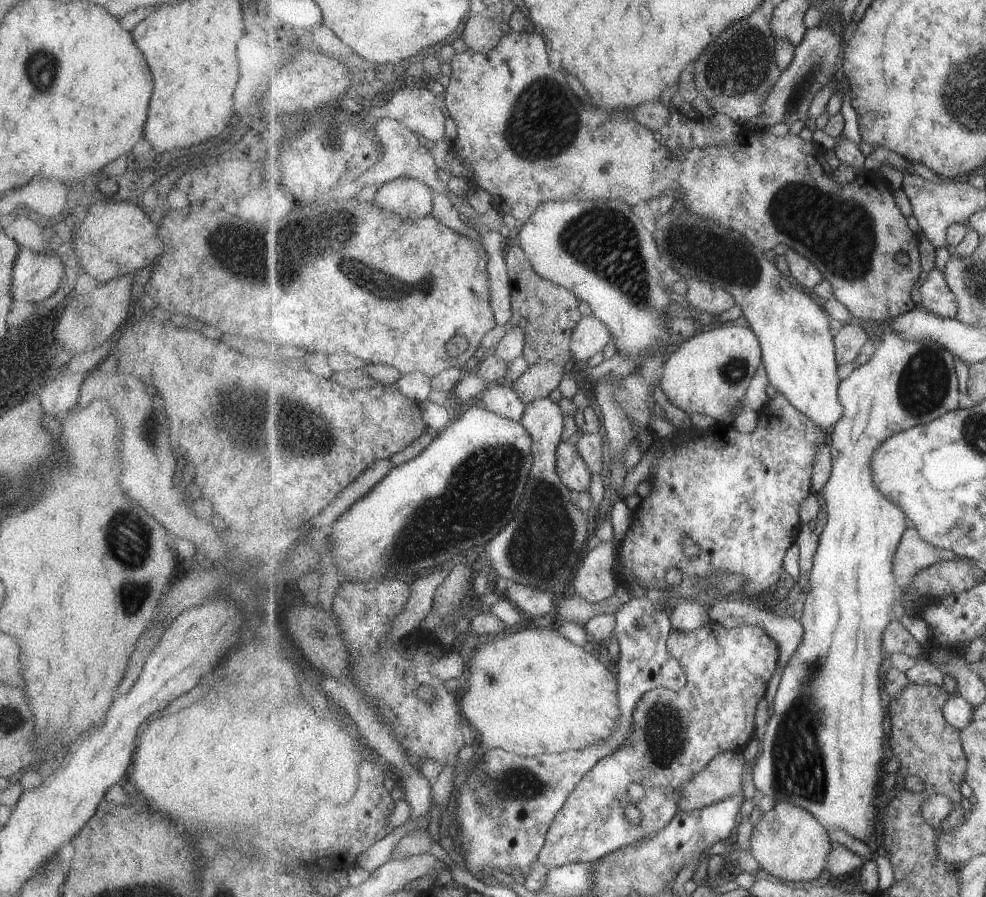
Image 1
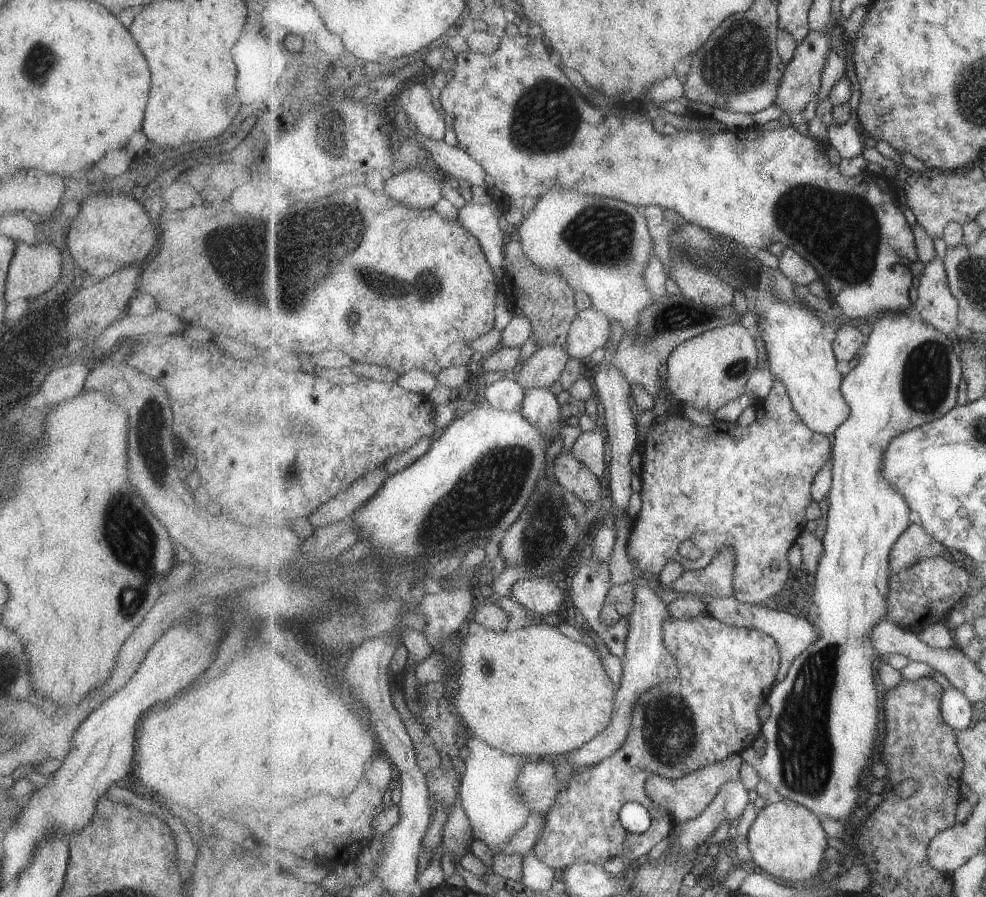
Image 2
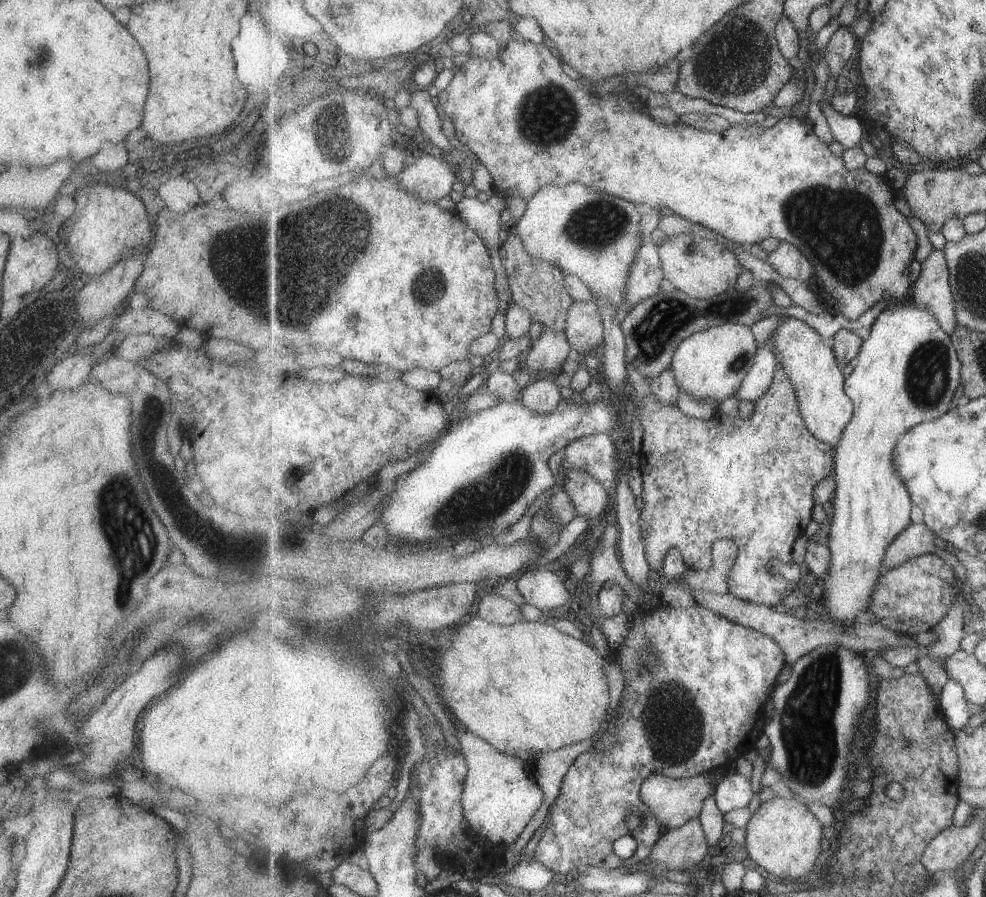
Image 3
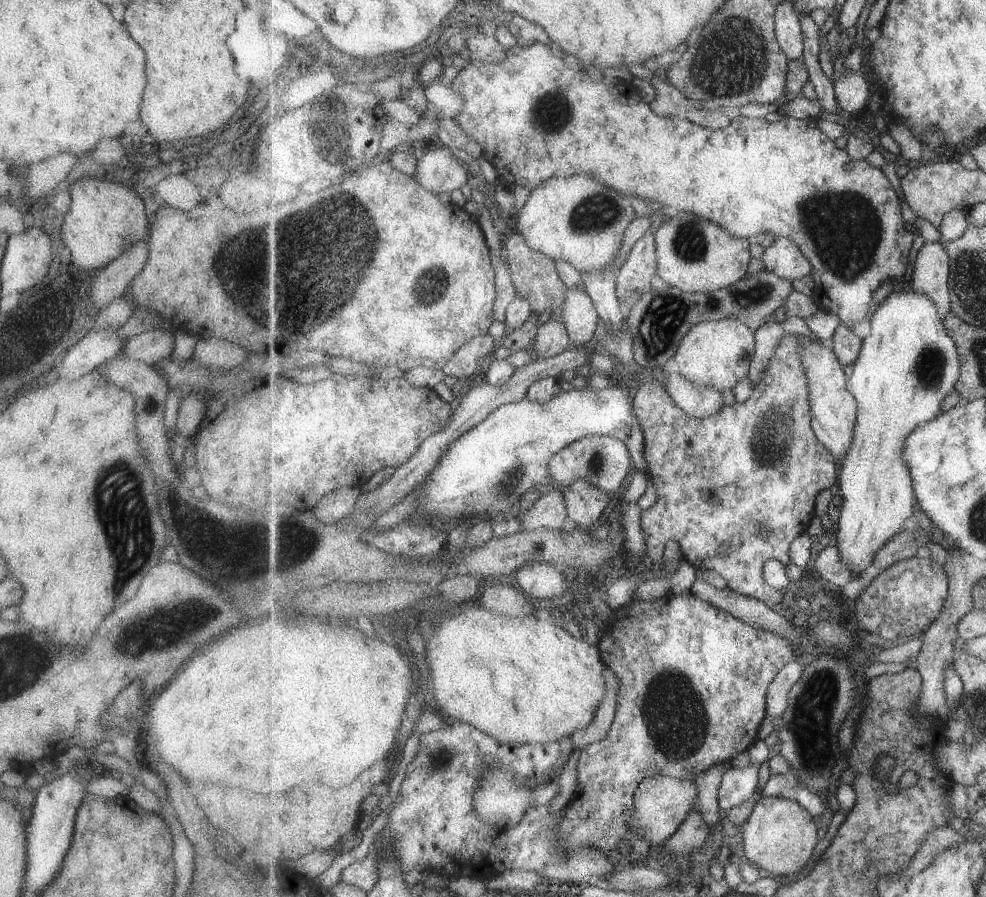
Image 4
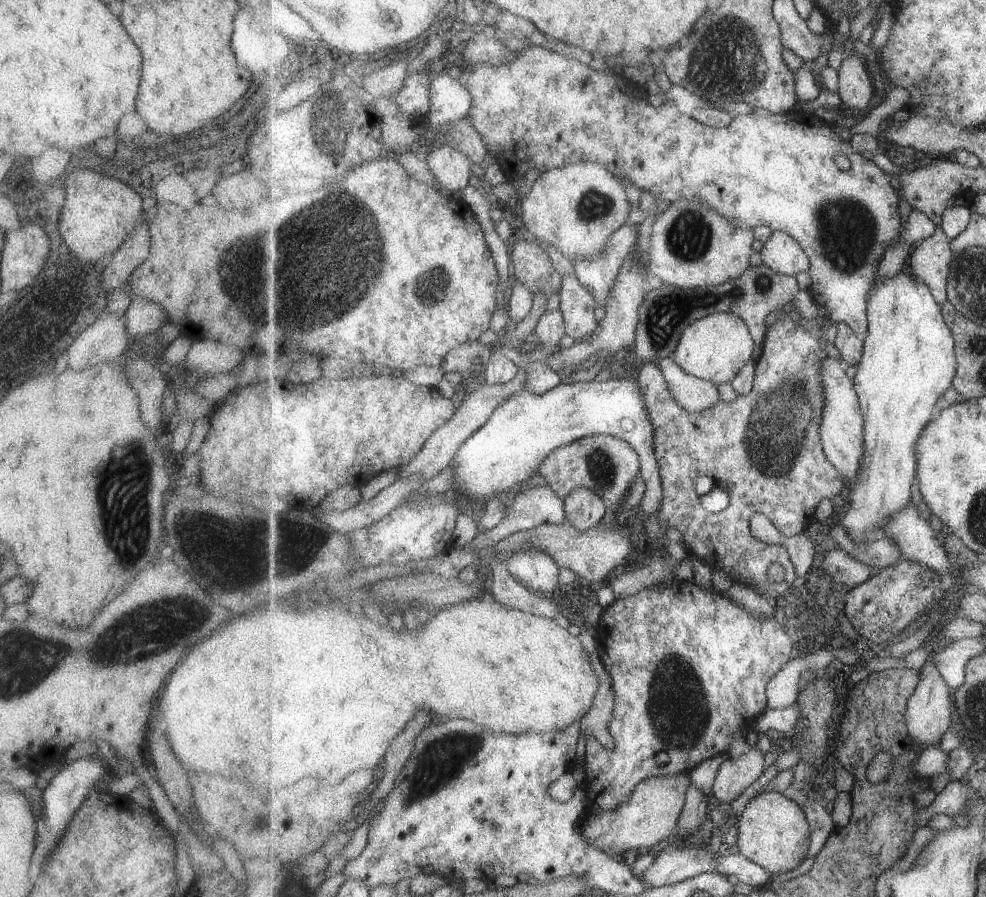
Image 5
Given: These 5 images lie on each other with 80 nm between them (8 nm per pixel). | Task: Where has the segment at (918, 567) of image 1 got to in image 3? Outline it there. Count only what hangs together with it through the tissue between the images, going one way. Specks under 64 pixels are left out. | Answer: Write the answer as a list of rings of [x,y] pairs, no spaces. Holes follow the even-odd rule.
[[[925,522],[911,523],[893,543],[883,559],[882,566],[887,570],[900,567],[915,557],[937,552],[935,546],[936,532]]]

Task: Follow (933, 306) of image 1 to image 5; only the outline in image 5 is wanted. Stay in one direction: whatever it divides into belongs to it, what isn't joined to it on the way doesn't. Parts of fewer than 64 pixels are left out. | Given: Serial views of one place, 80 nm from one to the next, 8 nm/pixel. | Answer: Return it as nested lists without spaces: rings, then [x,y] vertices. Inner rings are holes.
[[[938,227],[937,232],[925,238],[910,258],[910,268],[929,286],[942,306],[948,301],[948,278],[953,262],[951,239]]]

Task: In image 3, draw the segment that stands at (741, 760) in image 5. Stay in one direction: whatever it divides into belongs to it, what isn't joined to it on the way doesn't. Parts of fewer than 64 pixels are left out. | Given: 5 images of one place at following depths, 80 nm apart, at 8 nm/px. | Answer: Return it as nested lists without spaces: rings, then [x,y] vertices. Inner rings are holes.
[[[731,772],[719,782],[714,798],[718,810],[727,814],[736,808],[745,808],[753,800],[753,784],[749,778],[745,778],[737,772]]]

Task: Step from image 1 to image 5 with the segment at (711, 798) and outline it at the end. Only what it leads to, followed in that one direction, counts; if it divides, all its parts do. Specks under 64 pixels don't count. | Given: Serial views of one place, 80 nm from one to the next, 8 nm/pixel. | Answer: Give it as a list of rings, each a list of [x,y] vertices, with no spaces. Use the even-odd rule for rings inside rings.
[[[689,774],[664,775],[651,777],[642,780],[635,789],[629,803],[620,805],[615,811],[608,811],[599,817],[590,817],[589,819],[579,818],[579,832],[589,844],[603,849],[603,852],[609,853],[612,857],[621,859],[621,854],[630,849],[638,851],[655,851],[663,846],[667,836],[673,834],[677,829],[679,819],[682,816],[683,809],[686,806],[686,794],[690,788],[691,778]]]

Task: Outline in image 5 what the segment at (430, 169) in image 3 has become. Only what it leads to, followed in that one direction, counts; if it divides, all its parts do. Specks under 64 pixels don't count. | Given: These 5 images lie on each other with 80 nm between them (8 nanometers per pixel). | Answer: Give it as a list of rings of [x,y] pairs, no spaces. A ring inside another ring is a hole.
[[[443,145],[429,150],[424,158],[442,187],[450,191],[462,191],[469,185],[473,164],[463,152]]]

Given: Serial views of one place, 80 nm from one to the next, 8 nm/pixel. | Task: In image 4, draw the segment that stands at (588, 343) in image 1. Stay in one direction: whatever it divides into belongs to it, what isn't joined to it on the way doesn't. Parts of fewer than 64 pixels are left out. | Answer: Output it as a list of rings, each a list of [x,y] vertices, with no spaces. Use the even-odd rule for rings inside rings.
[[[569,289],[561,312],[573,346],[585,346],[595,341],[599,322],[602,321],[595,301],[583,289]]]

